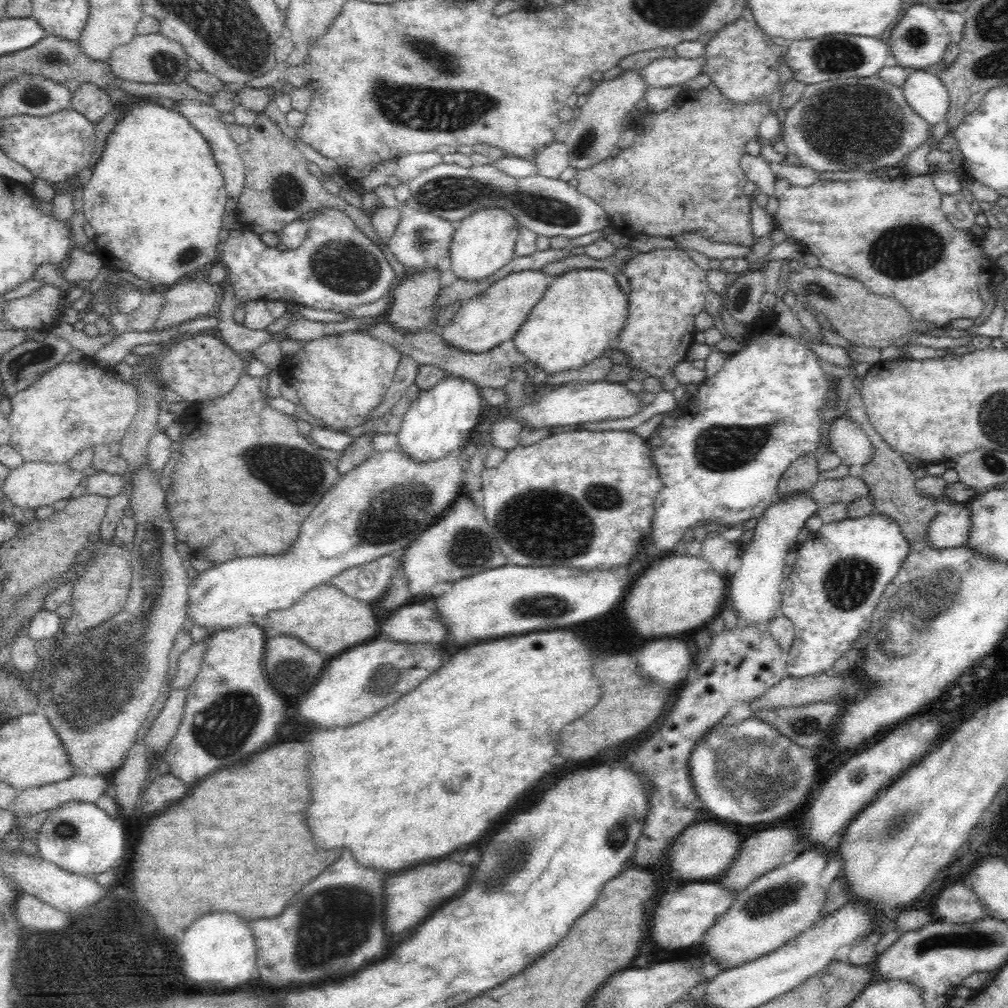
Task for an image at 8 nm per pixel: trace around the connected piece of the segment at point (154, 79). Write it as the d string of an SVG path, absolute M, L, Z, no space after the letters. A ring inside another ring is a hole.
M146 34L136 36L132 44L120 46L112 50L112 56L108 60L112 72L118 78L124 78L128 82L140 82L140 84L180 84L186 82L186 76L190 72L186 64L188 56L180 48L178 42L164 38L162 34Z

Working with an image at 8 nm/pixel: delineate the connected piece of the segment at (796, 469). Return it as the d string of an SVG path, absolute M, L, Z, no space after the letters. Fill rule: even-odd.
M814 454L796 458L796 462L788 466L788 472L784 472L780 480L776 502L788 502L790 498L812 494L816 482L820 480L820 474L822 472L818 470L818 458Z

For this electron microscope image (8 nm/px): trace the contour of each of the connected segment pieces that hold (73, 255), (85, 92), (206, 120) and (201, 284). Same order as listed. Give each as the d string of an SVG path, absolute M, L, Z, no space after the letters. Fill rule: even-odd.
M72 246L70 254L68 254L68 264L66 268L60 272L60 280L62 282L92 282L100 270L102 270L104 262L96 252L86 252L78 246Z
M84 84L72 92L72 110L84 114L92 124L98 124L104 116L110 114L114 102L110 94L94 84Z
M200 98L200 100L180 100L180 102L174 104L172 110L180 112L180 114L188 120L188 124L192 124L192 128L196 128L196 132L208 142L210 152L214 154L216 166L220 168L220 172L222 172L222 176L224 176L224 184L226 184L228 196L234 198L234 200L238 200L240 192L244 190L246 164L244 164L242 156L240 156L240 148L234 144L232 136L230 136L230 132L228 132L228 126L226 126L226 124L222 122L222 118L220 118L220 110L216 110L216 108L210 106L210 104L204 104L202 98Z
M192 278L186 284L174 284L170 290L164 290L166 302L160 312L160 318L154 322L150 332L172 328L180 322L192 322L198 316L210 316L216 312L216 290L206 280Z

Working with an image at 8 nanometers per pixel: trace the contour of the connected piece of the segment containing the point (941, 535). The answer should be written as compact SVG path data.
M954 504L946 514L938 514L928 528L930 548L960 548L968 546L972 526L972 510L968 504Z

